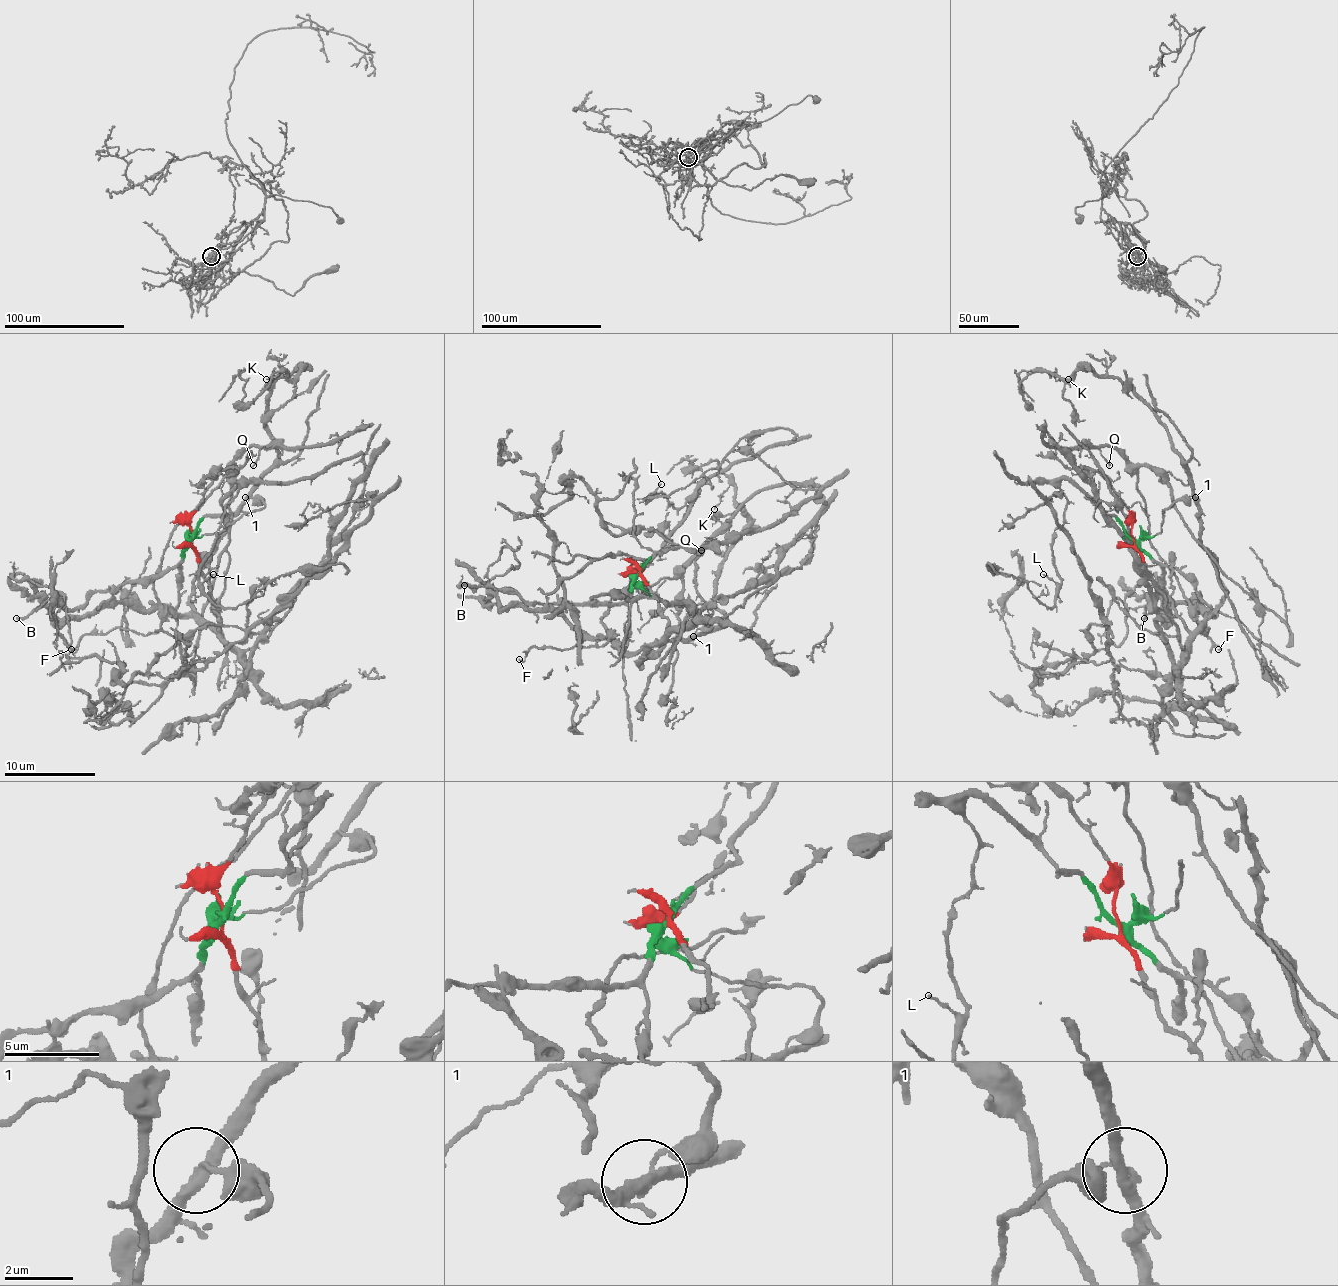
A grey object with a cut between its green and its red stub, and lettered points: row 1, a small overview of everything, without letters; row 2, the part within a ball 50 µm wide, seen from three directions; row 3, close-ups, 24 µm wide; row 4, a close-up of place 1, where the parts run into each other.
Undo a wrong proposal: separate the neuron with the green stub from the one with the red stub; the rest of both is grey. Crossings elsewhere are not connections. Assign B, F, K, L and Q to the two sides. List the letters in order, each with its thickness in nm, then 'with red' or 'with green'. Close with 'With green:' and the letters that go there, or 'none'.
B: 220 nm | with green
F: 100 nm | with green
K: 120 nm | with red
L: 100 nm | with green
Q: 140 nm | with green
With green: B, F, L, Q

